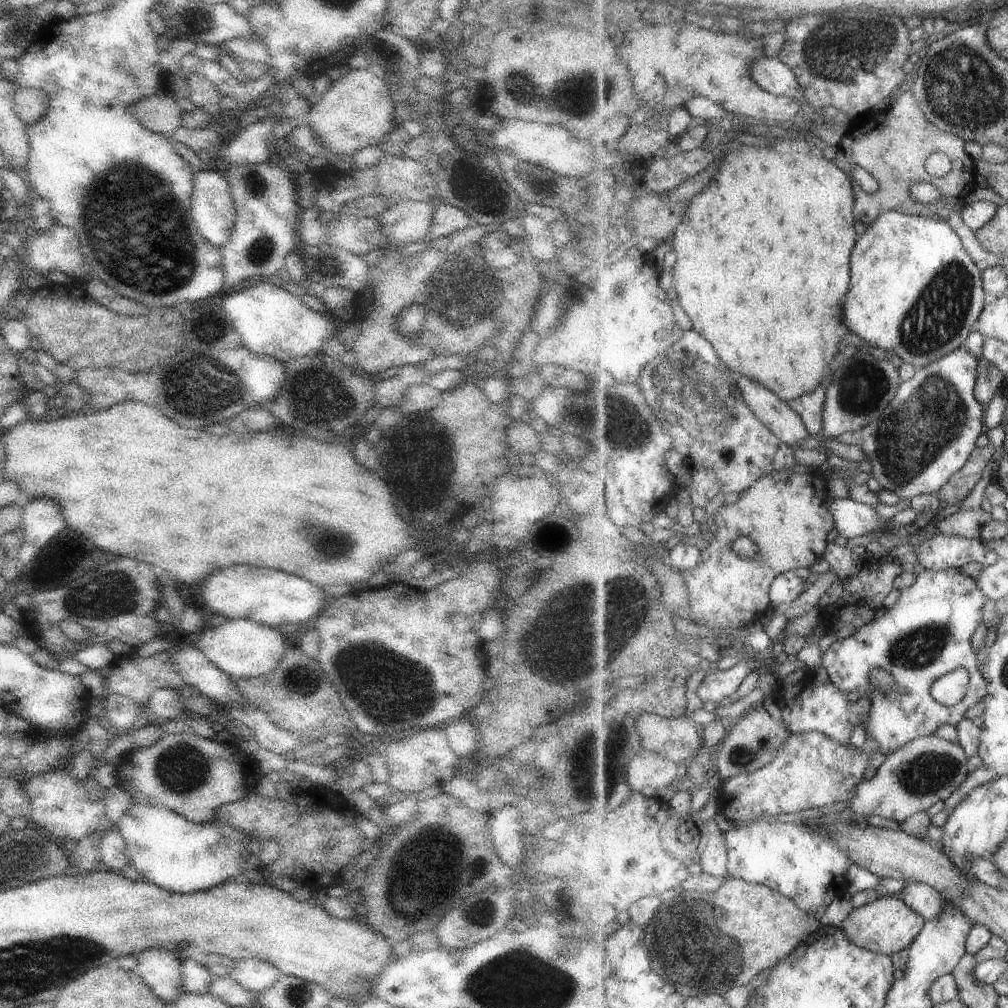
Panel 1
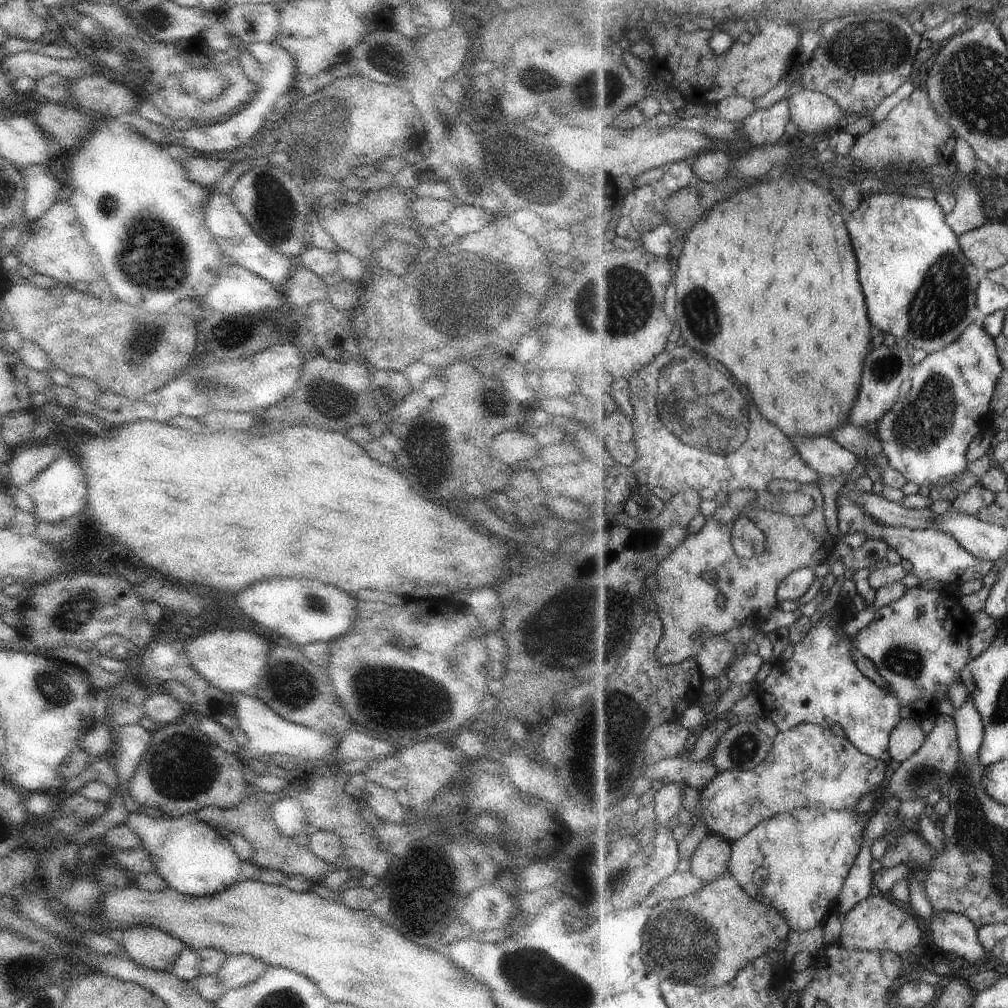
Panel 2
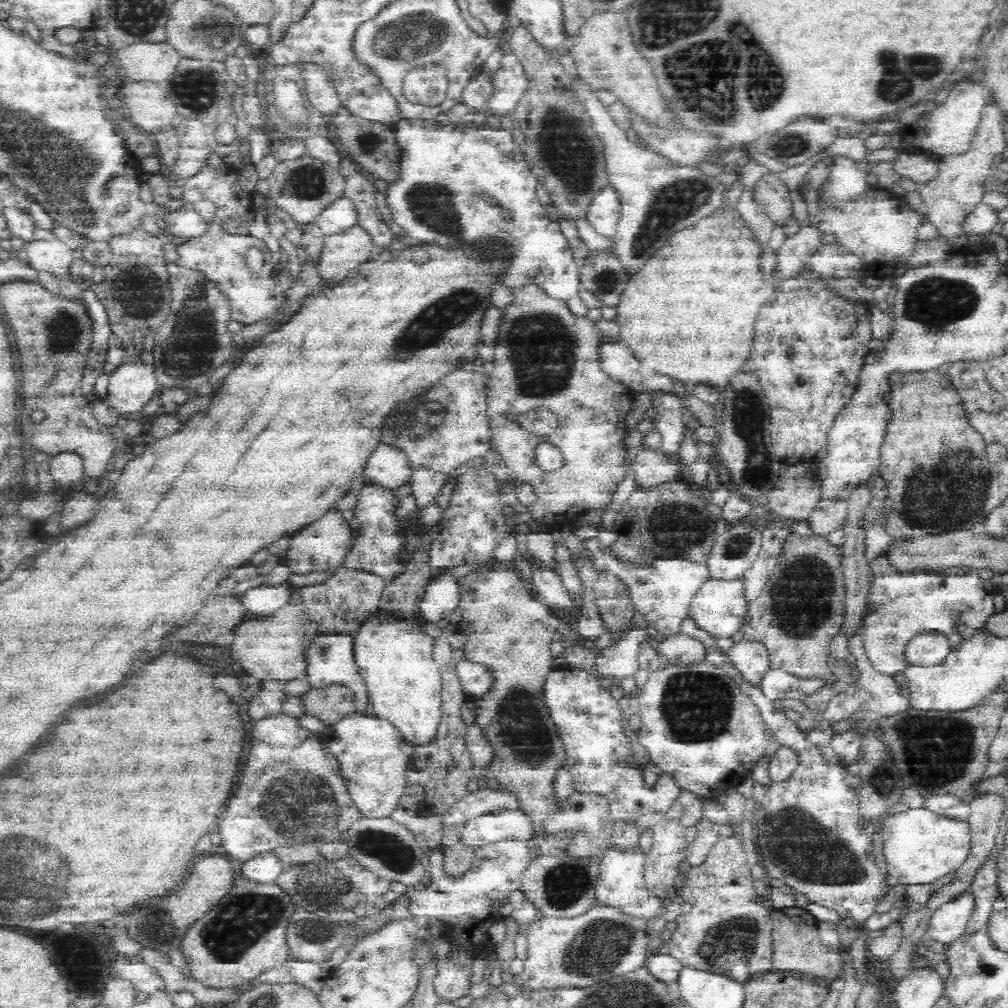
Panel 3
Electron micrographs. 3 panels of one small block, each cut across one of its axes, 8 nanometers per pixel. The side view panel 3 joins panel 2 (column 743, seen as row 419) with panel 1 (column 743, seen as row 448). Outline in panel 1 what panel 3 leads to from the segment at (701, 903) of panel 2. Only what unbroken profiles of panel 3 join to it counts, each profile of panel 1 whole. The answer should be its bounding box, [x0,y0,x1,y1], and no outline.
[644,877,821,998]

